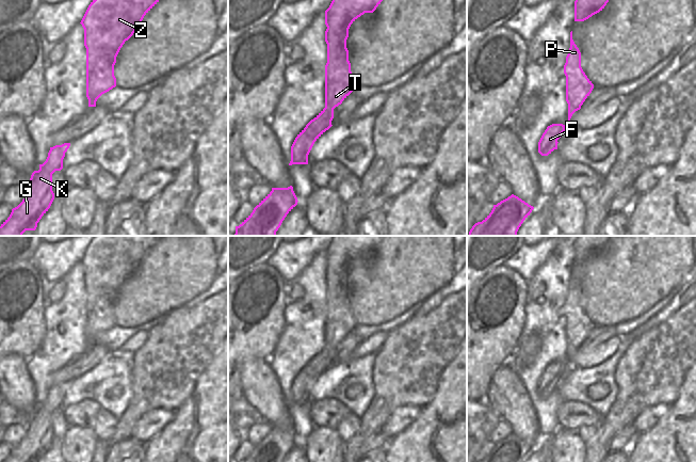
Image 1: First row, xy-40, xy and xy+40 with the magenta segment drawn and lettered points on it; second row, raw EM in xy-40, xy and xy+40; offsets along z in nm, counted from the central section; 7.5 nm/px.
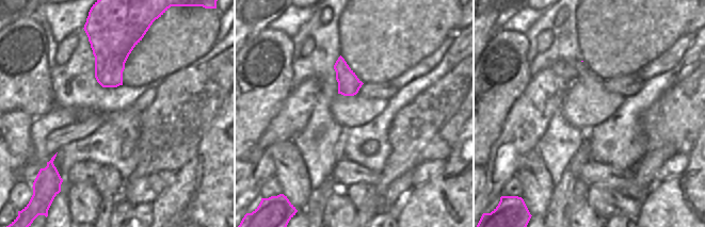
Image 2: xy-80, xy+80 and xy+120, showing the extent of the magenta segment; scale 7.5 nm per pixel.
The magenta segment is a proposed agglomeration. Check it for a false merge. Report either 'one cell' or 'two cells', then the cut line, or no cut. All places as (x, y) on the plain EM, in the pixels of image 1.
one cell | no cut

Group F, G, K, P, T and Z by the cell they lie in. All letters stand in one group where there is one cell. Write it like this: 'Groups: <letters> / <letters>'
Groups: F G K P T Z

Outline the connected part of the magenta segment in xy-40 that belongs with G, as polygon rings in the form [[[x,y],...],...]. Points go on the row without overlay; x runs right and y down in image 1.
[[[64,382],[50,386],[46,400],[31,414],[27,424],[27,434],[12,448],[10,456],[3,462],[39,461],[54,439],[52,413],[63,408],[63,398],[69,385],[70,382]]]

